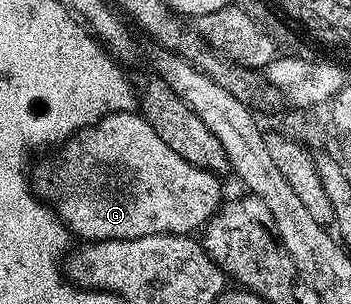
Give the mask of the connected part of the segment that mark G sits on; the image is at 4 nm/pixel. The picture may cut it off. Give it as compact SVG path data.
M138 111L109 113L95 125L79 129L61 146L66 165L58 165L51 173L33 178L39 198L45 199L75 238L92 241L127 241L157 233L193 234L218 212L223 204L222 185L215 174L185 161L152 131Z

